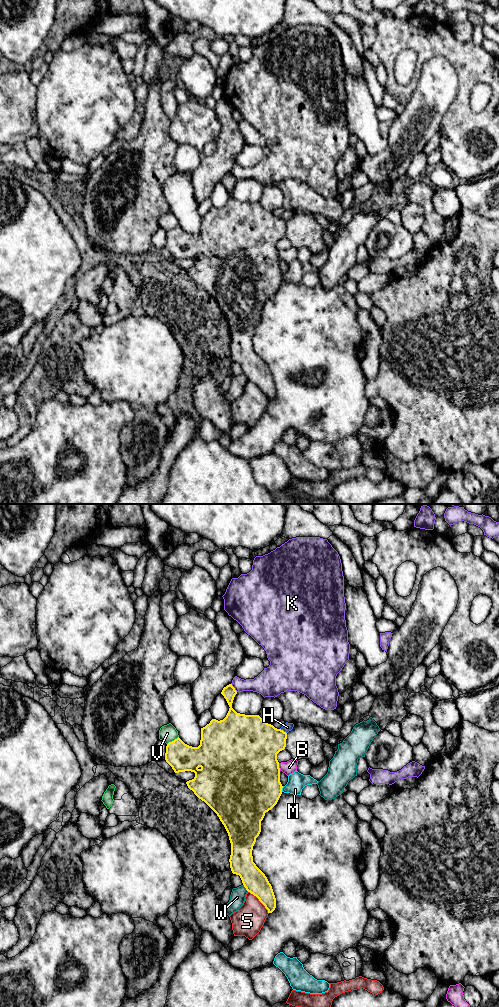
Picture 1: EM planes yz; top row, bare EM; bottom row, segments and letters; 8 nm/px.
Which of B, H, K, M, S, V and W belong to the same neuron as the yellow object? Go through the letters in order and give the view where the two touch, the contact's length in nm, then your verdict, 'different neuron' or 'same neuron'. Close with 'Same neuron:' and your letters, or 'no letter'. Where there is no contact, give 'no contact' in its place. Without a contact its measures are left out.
B: contact in yz; length 70 nm; different neuron
H: contact in yz; length 70 nm; different neuron
K: contact in yz; length 90 nm; different neuron
M: contact in yz; length 50 nm; different neuron
S: contact in yz; length 240 nm; different neuron
V: contact in yz; length 120 nm; different neuron
W: contact in yz; length 80 nm; different neuron
Same neuron: no letter

